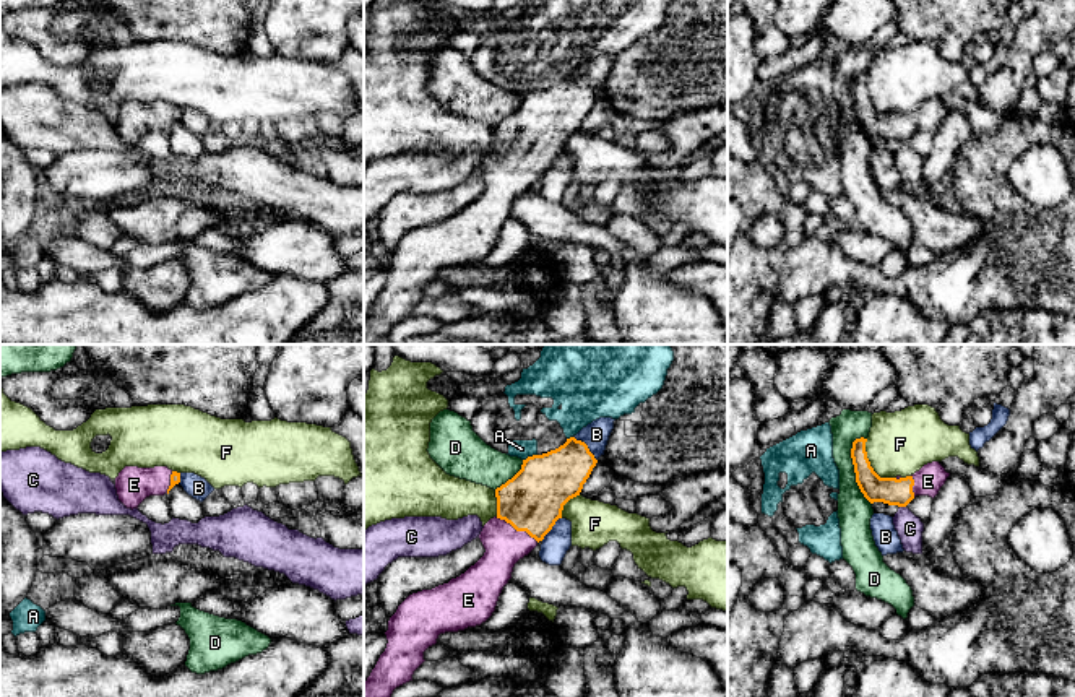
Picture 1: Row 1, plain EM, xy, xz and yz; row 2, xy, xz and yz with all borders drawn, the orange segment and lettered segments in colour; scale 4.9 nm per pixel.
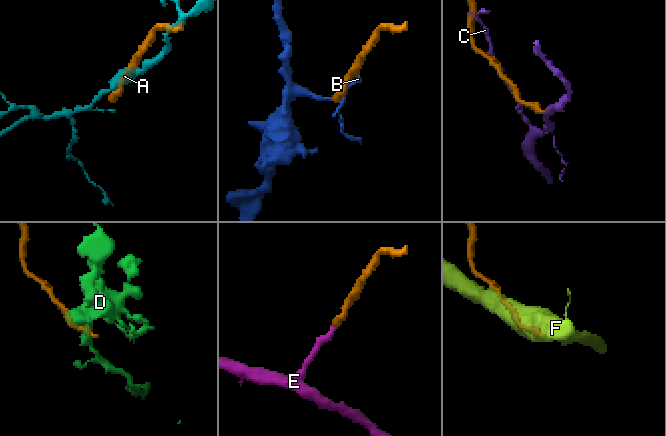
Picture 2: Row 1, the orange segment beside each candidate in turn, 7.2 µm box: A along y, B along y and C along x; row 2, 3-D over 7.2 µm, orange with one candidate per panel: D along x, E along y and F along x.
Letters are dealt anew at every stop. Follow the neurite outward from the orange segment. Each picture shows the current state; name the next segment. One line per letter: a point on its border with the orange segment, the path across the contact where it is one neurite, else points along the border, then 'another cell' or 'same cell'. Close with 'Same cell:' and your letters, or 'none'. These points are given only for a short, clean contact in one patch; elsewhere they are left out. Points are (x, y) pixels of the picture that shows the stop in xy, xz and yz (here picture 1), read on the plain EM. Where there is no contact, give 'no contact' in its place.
A: xz (530, 93) | another cell
B: xz (587, 83) | another cell
C: yz (903, 142) | another cell
D: yz (854, 106) | along yz (861, 72), (853, 78), (851, 99), (854, 117), (871, 140) | another cell
E: xz (517, 166) | across xz (533, 135), (517, 166), (504, 182) | same cell
F: yz (869, 101) | another cell
Same cell: E

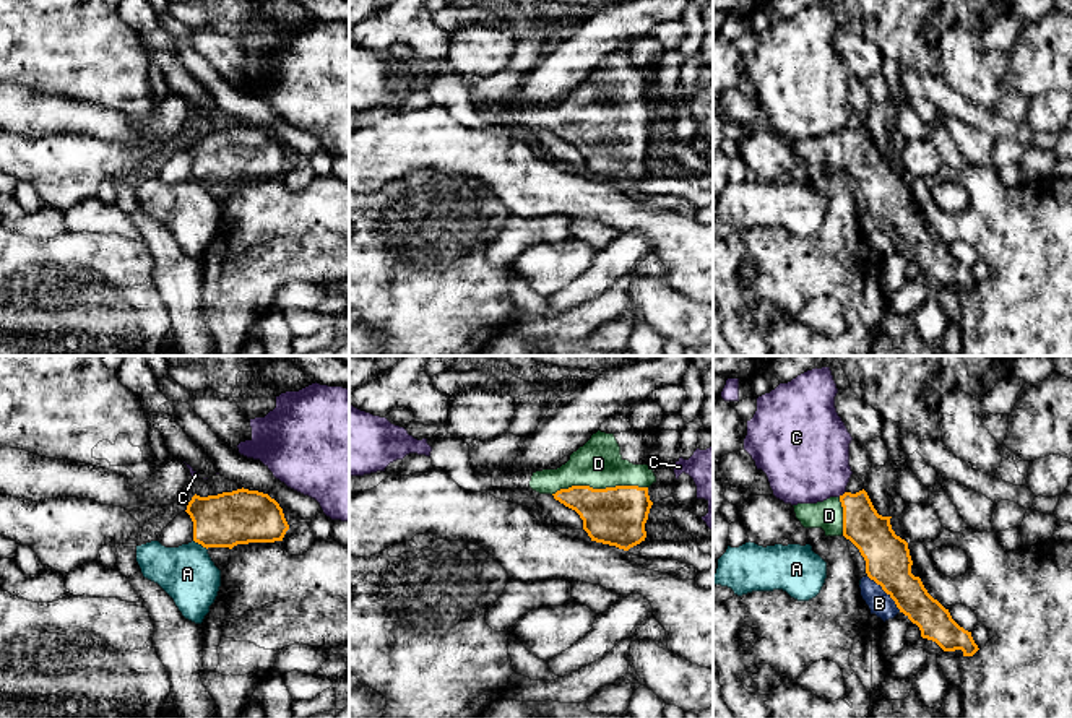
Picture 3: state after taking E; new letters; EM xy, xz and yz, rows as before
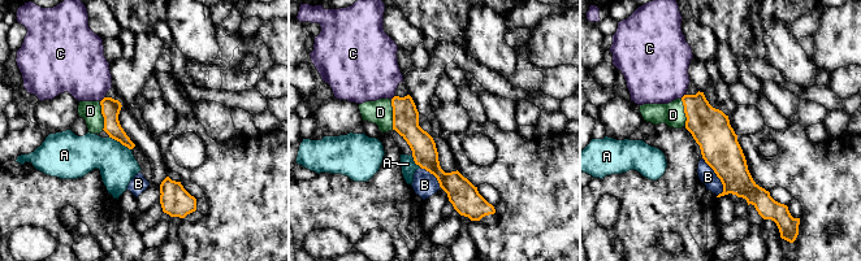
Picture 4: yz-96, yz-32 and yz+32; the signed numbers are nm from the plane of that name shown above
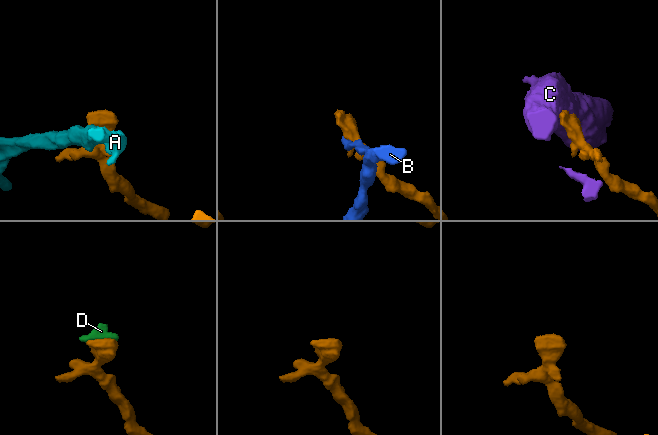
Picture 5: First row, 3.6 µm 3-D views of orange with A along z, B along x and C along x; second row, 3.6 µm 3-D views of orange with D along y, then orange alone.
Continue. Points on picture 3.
A: xy (200, 179) | another cell
B: yz (884, 226) | another cell
C: yz (843, 130) | another cell
D: xz (598, 125) | across xz (616, 151), (614, 142), (598, 125), (598, 99) | same cell
Same cell: D

